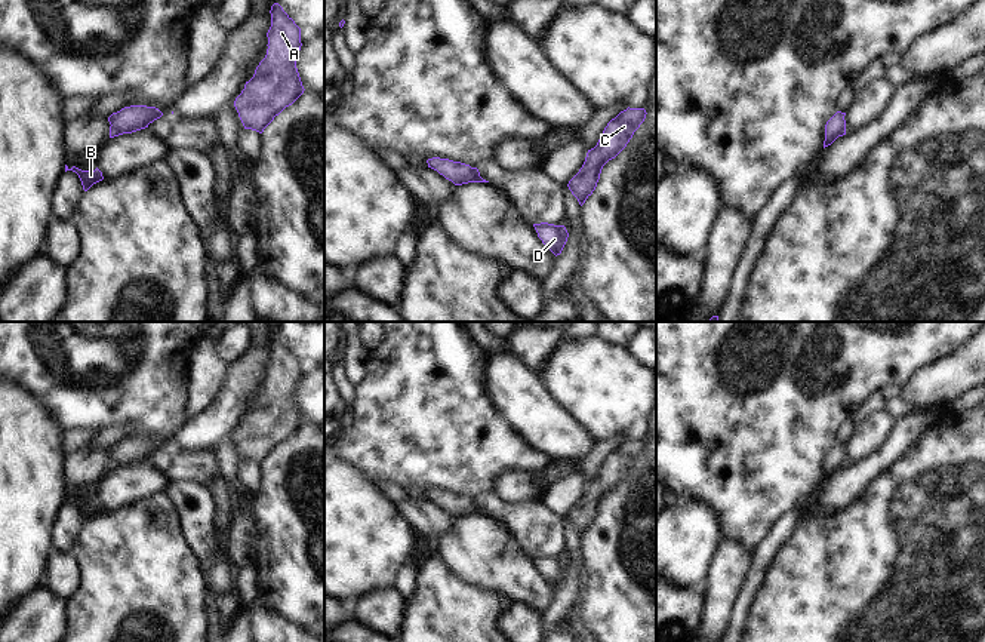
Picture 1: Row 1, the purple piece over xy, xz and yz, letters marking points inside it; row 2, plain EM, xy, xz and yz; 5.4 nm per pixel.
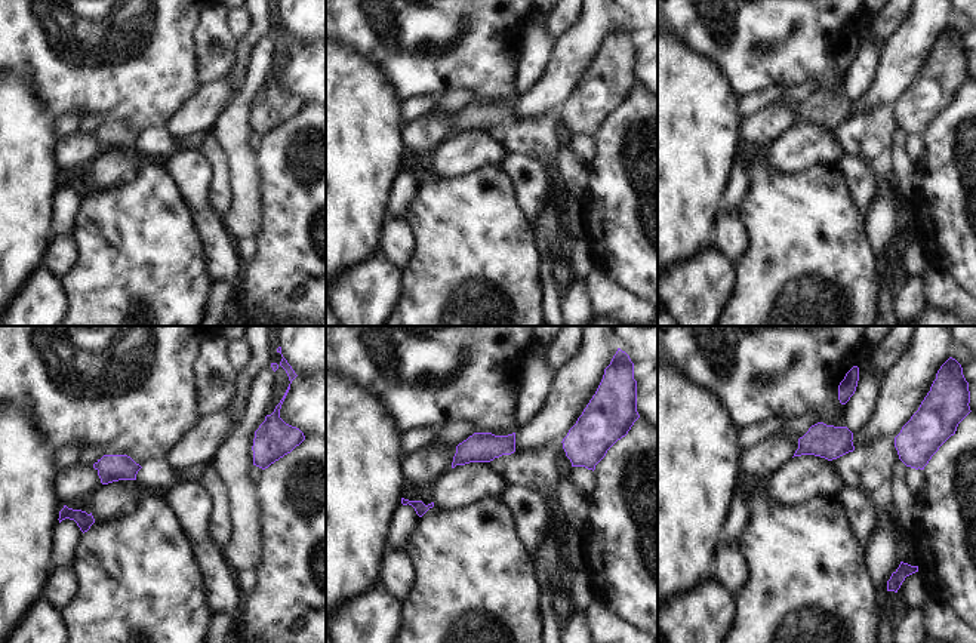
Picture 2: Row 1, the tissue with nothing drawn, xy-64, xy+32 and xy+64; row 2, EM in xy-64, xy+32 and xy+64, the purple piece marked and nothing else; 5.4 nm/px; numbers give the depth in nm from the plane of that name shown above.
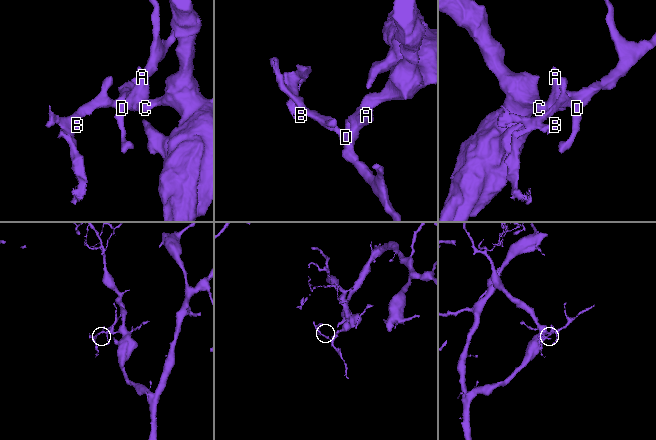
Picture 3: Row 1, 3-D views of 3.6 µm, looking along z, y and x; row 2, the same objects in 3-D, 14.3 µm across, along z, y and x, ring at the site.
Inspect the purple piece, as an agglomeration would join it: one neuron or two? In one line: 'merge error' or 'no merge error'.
no merge error

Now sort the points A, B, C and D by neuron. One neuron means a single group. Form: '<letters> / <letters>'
A B C D

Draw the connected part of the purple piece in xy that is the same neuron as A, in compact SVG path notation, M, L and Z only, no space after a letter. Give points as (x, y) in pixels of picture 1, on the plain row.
M278 335L271 338L270 345L267 387L234 433L244 461L259 466L305 423L296 400L301 360Z

